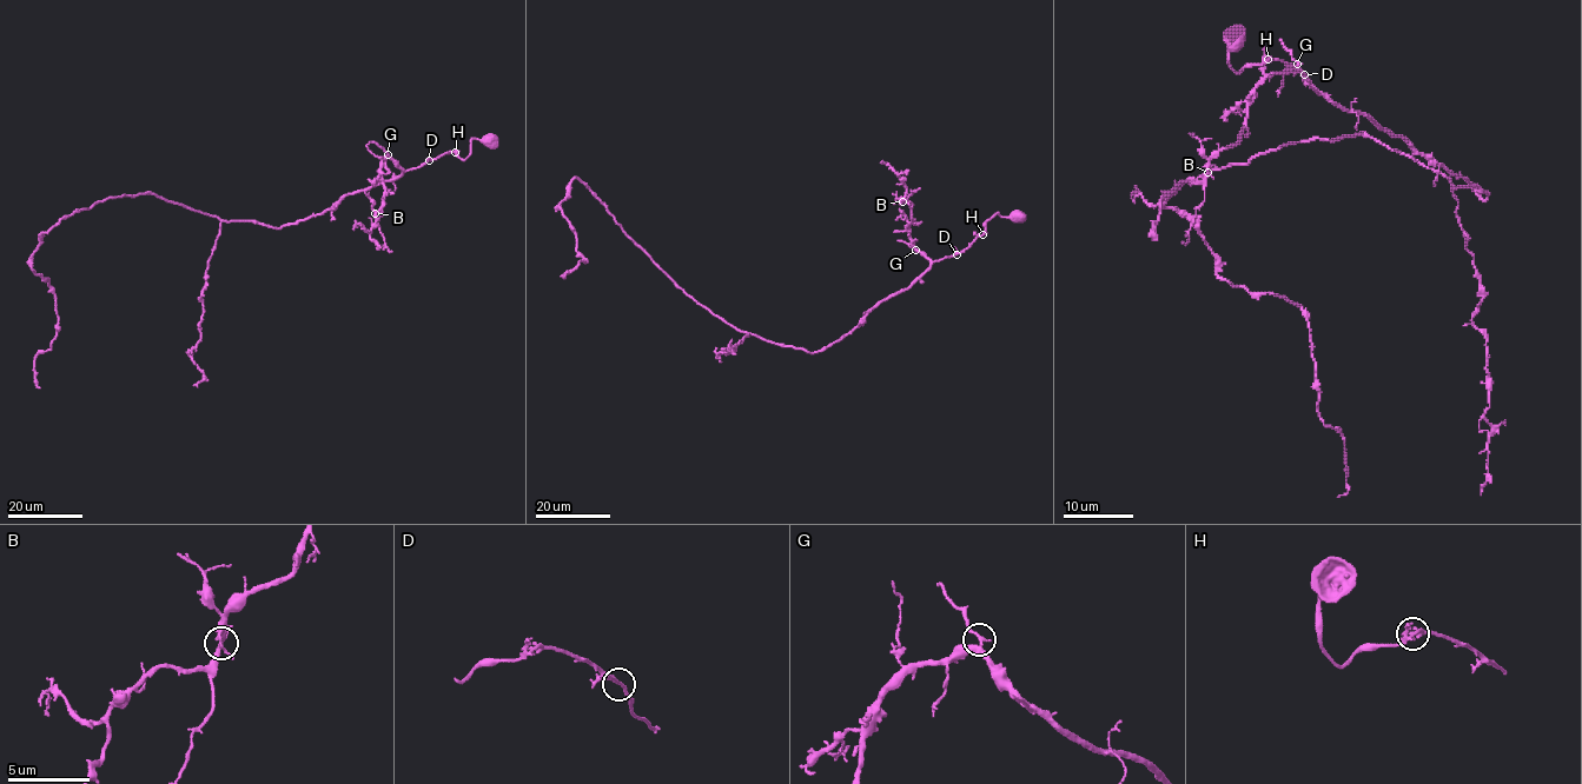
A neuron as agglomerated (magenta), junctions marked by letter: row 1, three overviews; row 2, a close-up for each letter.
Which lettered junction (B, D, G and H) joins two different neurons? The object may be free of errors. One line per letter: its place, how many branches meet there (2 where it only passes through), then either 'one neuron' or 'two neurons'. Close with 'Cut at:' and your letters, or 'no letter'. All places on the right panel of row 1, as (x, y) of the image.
B: place (1207, 172); branches 3; one neuron
D: place (1304, 74); branches 3; one neuron
G: place (1297, 64); branches 3; one neuron
H: place (1268, 59); branches 3; one neuron
Cut at: no letter

